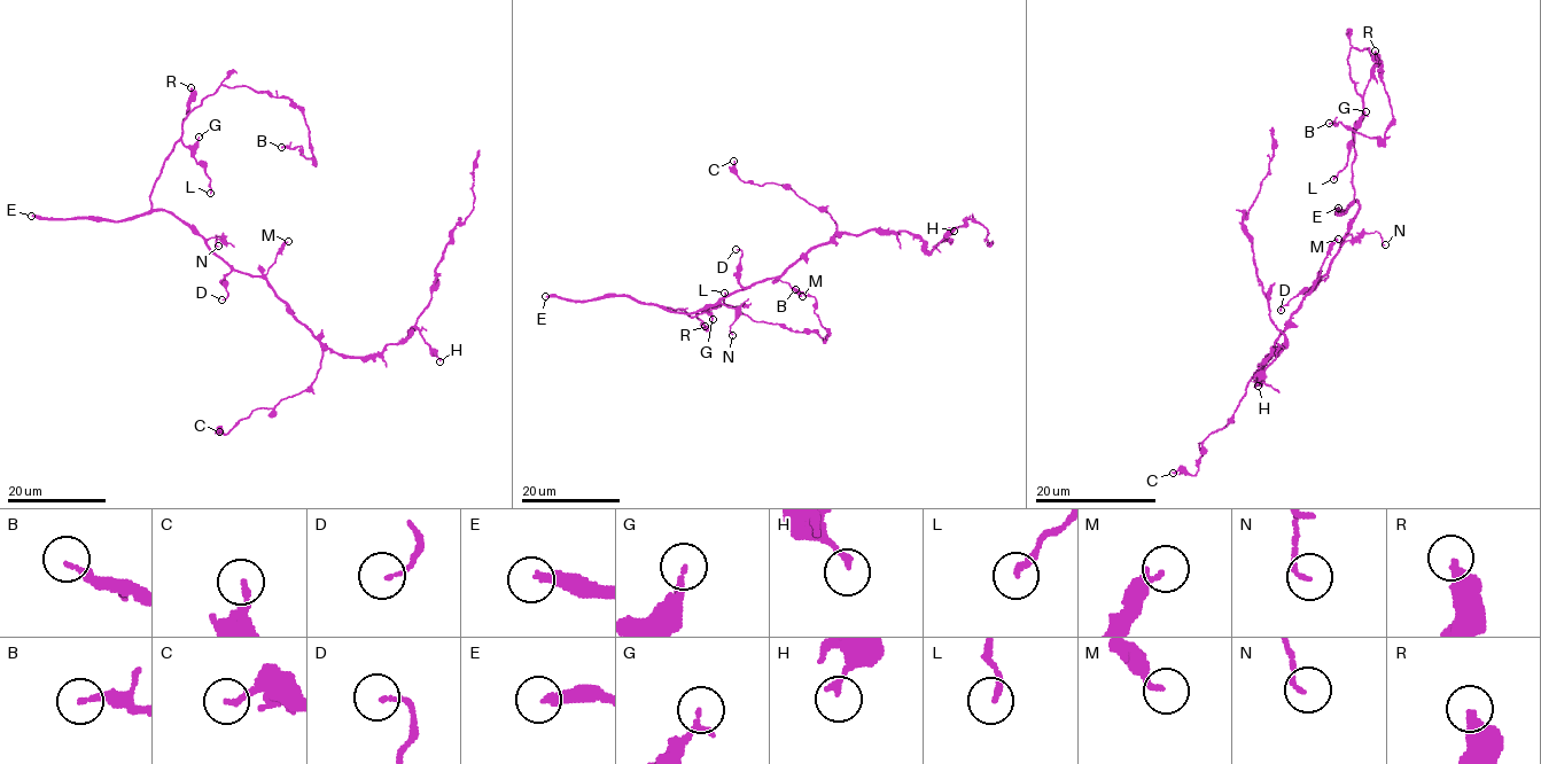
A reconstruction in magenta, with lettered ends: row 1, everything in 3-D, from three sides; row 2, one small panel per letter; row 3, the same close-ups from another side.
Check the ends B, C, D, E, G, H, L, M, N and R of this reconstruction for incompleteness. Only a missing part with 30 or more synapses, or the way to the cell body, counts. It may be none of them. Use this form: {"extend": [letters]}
{"extend": ["E"]}

